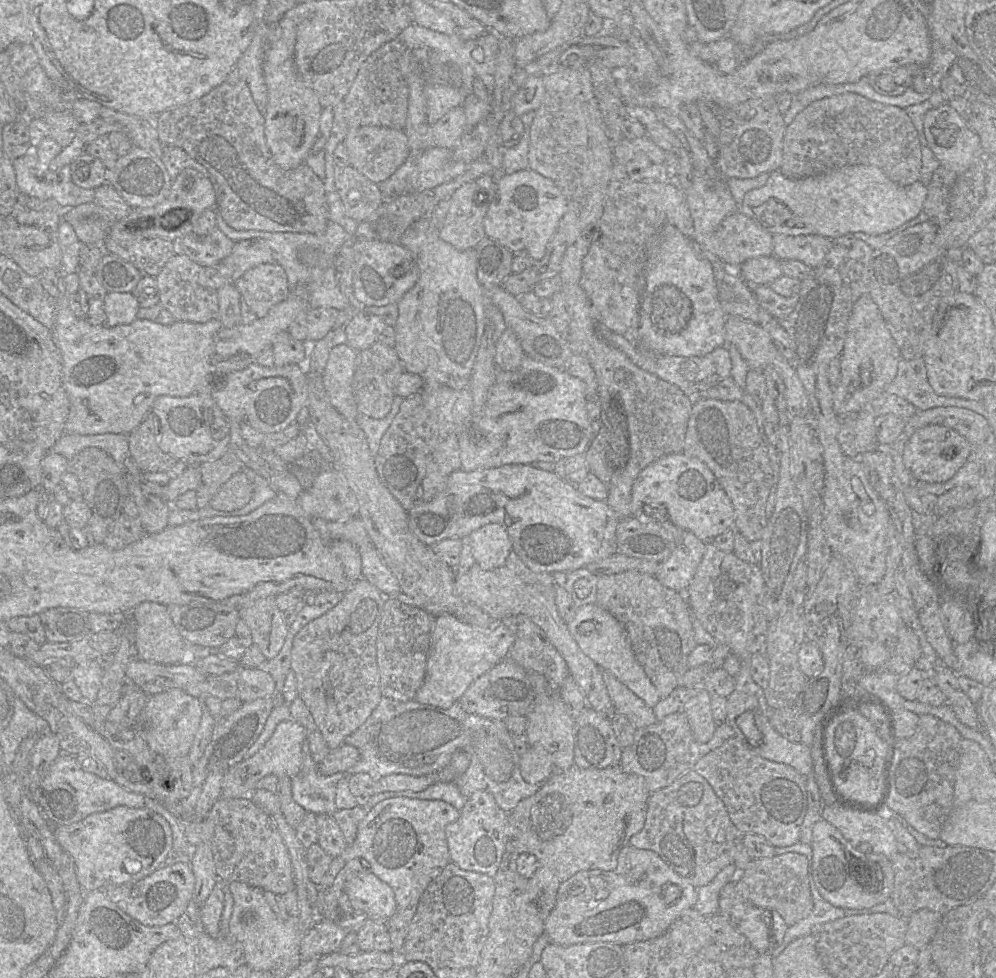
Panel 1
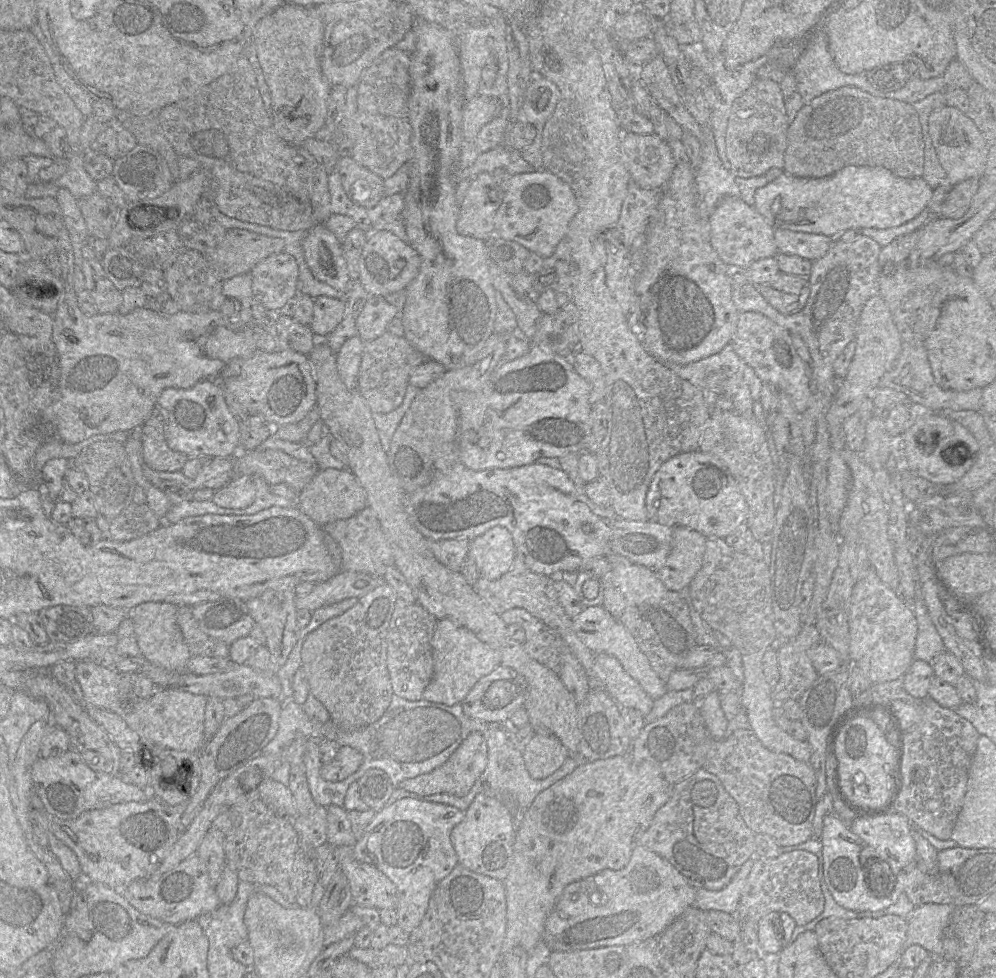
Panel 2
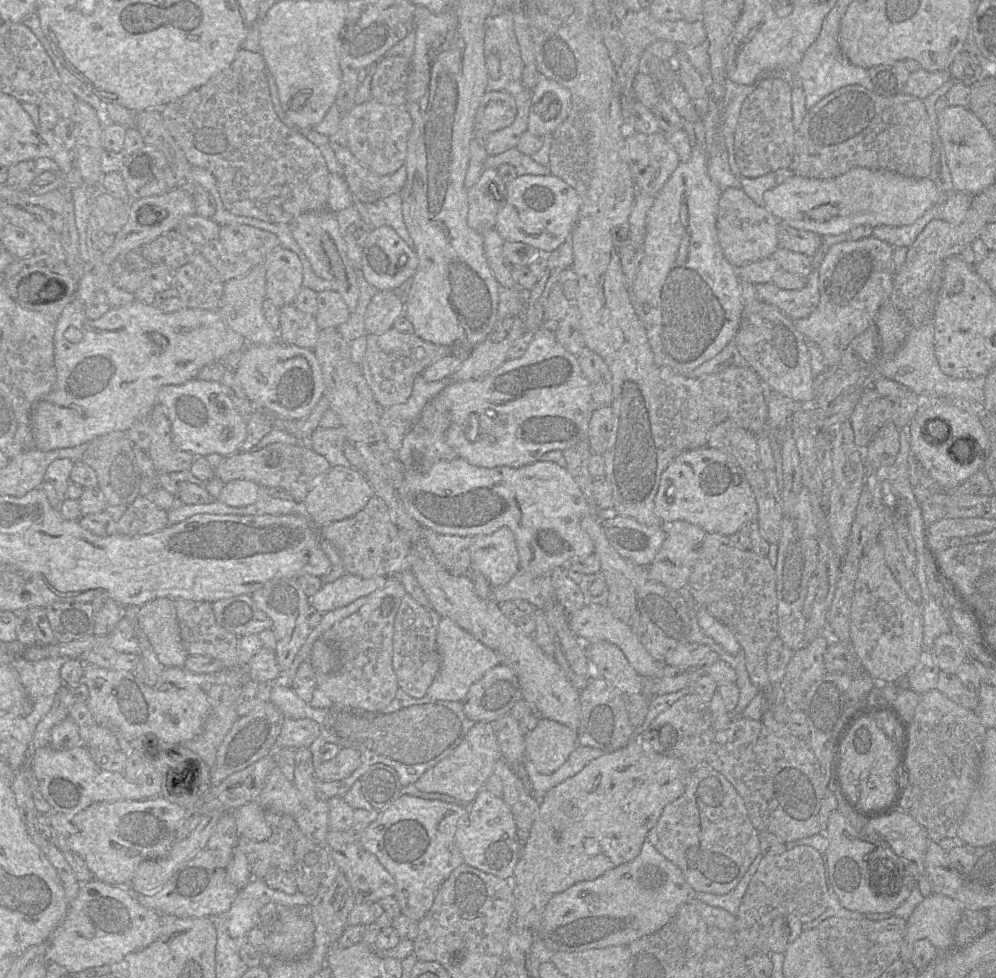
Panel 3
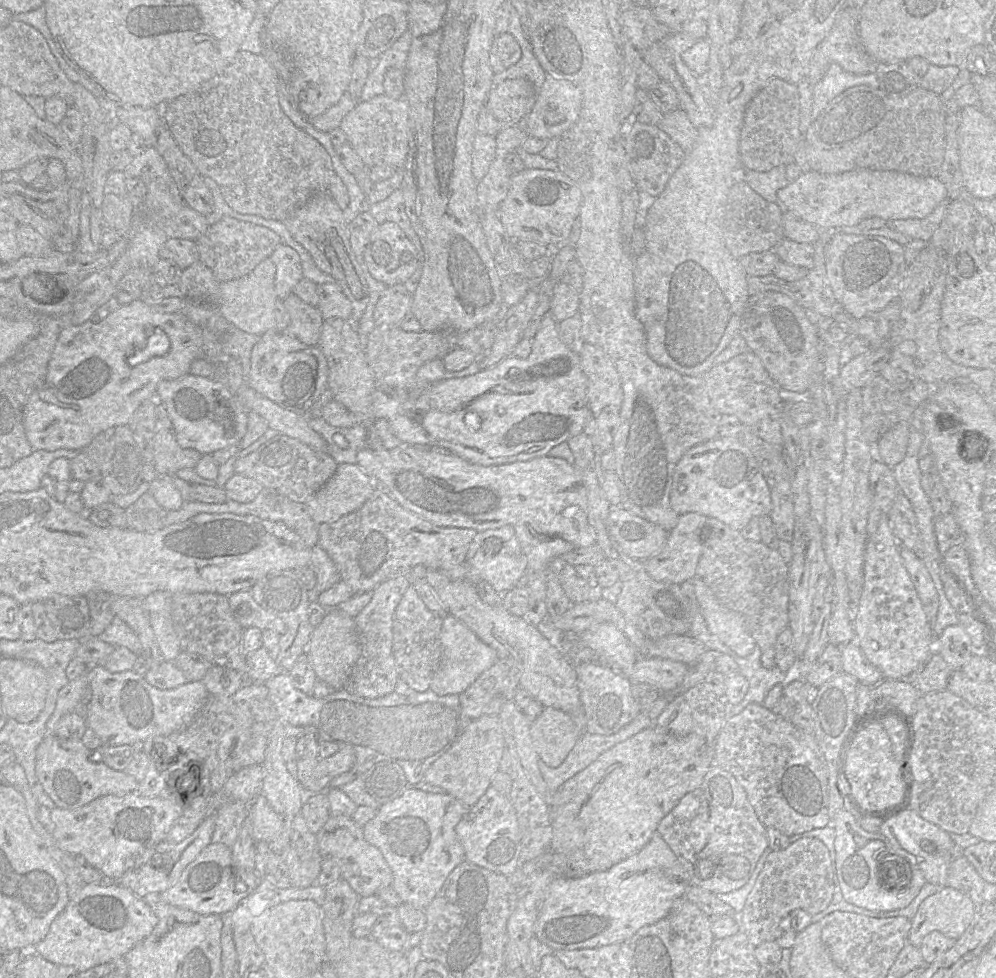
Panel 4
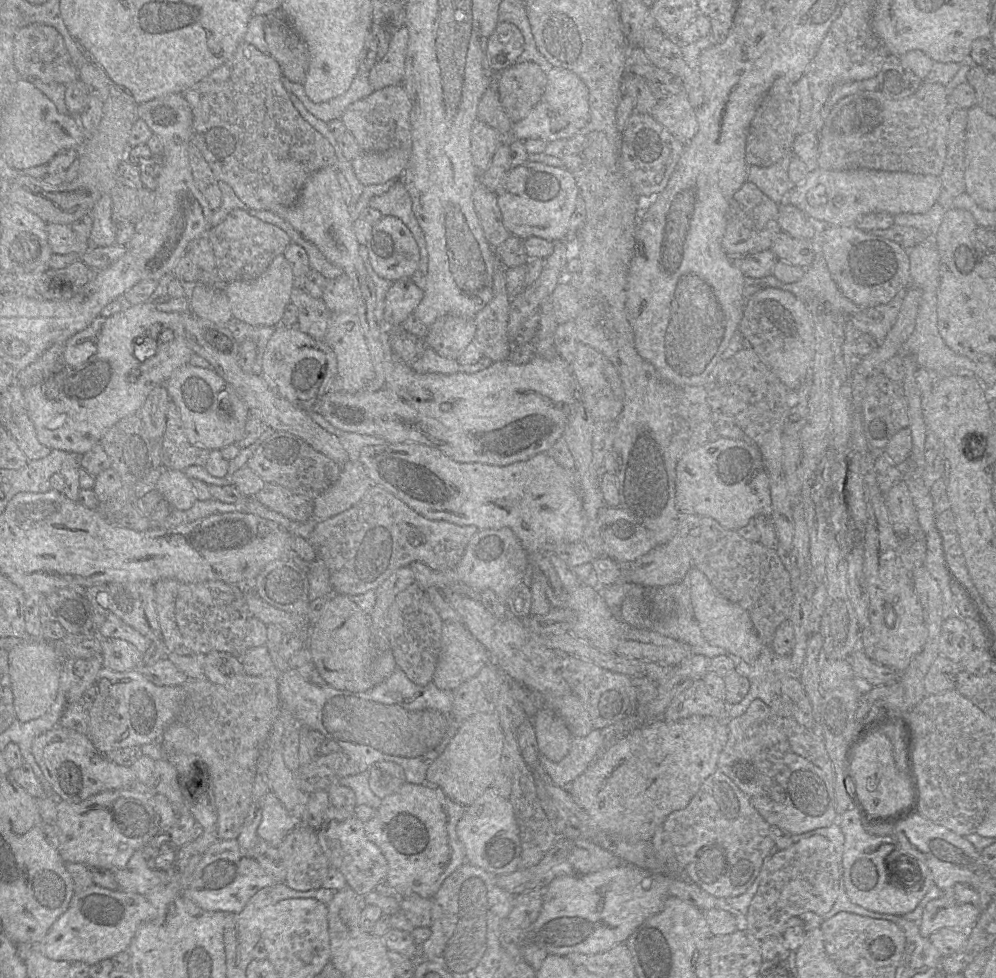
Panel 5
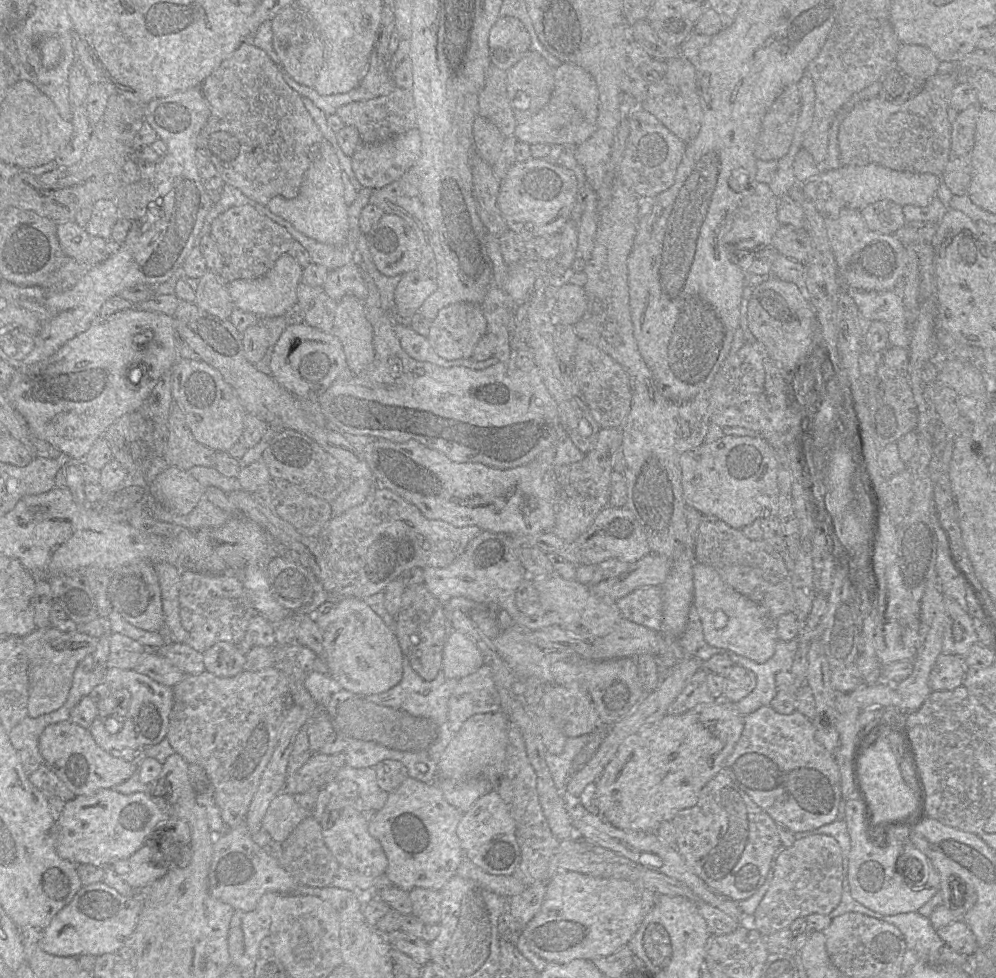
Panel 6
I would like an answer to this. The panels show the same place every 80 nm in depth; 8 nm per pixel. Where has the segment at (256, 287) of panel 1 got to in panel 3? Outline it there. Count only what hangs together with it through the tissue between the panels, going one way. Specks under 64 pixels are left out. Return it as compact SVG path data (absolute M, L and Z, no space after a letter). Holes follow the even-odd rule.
M279 246L263 261L266 269L266 297L278 309L293 304L303 287L303 268L295 252Z

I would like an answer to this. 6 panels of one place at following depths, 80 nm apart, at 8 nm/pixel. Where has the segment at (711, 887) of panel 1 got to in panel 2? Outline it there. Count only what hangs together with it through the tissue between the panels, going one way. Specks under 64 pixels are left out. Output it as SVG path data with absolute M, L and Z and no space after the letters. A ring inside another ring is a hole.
M756 855L748 859L739 869L731 882L723 889L711 891L696 889L694 906L704 912L718 910L729 914L735 914L747 877L754 862L762 857Z

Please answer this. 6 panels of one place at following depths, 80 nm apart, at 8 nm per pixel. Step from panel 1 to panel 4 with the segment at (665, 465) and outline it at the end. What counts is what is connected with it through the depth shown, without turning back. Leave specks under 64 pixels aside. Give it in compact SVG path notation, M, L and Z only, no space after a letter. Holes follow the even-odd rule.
M715 437L690 448L673 471L670 506L678 514L697 513L742 530L753 518L769 516L769 486L752 453L733 438Z

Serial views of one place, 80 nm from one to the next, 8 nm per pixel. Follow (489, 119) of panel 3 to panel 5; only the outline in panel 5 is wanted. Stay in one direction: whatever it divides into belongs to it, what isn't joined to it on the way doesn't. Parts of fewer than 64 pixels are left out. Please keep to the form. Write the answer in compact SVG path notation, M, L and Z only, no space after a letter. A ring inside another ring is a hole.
M530 61L514 64L495 75L500 103L512 123L527 116L542 97L546 83L546 72Z

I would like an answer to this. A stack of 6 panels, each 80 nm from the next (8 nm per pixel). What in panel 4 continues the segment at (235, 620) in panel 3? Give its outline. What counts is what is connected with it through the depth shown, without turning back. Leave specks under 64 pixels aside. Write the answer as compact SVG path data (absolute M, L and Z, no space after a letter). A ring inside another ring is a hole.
M250 590L235 592L228 596L230 610L235 620L244 628L257 627L283 634L286 630L284 621L274 613L258 604Z

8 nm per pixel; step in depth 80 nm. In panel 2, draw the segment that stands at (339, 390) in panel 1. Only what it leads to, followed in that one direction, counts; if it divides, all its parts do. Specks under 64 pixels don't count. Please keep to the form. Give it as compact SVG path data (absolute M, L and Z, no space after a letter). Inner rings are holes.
M355 335L347 340L336 354L337 371L348 390L357 389L364 341Z

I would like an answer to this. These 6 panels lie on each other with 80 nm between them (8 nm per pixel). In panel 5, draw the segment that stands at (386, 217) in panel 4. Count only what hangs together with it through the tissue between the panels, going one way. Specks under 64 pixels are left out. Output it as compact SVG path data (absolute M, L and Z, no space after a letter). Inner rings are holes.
M397 179L387 192L371 198L367 207L378 210L382 216L396 217L406 225L418 245L420 272L426 277L428 265L426 242L412 212L411 199L403 183Z

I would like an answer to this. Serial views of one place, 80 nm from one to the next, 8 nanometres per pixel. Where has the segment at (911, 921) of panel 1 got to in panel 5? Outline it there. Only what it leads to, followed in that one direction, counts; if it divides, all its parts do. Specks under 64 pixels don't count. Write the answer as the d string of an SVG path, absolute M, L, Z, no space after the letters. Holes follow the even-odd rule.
M957 883L945 891L940 898L926 905L918 923L920 934L928 938L943 928L968 933L980 914L979 893L969 885Z

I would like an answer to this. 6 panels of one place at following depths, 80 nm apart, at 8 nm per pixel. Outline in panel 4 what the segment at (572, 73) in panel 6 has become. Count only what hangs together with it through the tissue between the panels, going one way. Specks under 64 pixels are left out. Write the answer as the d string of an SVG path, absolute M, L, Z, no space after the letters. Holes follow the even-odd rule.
M546 73L545 80L537 91L535 104L524 119L527 135L539 139L560 138L577 121L581 105L582 93L575 84Z

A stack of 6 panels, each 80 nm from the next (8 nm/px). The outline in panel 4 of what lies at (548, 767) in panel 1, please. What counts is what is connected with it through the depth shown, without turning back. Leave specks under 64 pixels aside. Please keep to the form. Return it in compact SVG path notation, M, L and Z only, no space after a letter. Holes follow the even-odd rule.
M543 708L530 724L530 738L538 757L548 767L558 767L576 744L581 733L571 715Z

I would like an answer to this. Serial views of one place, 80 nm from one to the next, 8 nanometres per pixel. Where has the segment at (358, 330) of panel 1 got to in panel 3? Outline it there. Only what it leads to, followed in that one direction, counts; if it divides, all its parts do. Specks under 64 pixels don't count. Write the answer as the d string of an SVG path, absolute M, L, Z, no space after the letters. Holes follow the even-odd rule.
M393 290L377 291L364 314L367 334L381 334L392 328L394 321L404 314L404 308Z

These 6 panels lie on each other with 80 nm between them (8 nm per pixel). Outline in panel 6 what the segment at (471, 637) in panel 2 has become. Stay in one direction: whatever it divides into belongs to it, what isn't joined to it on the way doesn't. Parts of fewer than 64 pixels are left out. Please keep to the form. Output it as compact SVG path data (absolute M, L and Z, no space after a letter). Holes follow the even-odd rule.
M456 630L448 634L441 667L446 678L461 679L476 672L483 664L482 654L471 639Z

